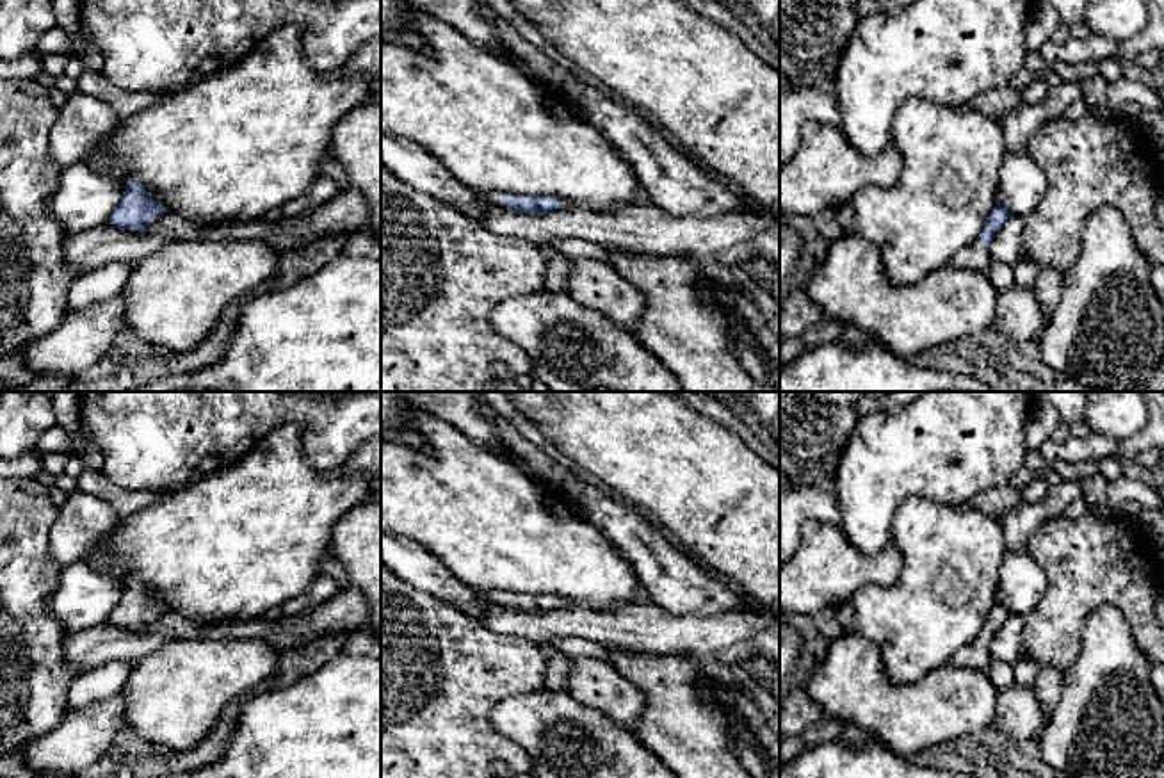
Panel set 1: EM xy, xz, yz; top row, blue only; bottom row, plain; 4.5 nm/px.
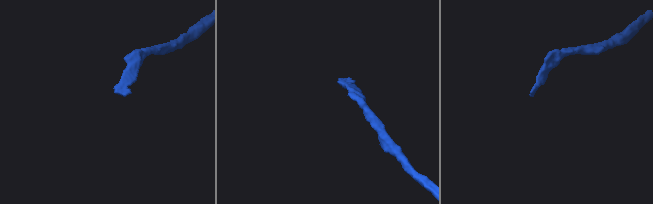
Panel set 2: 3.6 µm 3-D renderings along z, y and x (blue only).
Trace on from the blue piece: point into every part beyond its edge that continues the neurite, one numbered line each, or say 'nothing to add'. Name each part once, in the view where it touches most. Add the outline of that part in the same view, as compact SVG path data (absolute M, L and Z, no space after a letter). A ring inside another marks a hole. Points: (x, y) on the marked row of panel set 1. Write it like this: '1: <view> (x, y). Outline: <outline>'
1: yz (974, 257). Outline: M974 240L966 247L959 249L952 256L949 265L958 269L988 272L993 263L990 260L988 247L982 246L979 240Z

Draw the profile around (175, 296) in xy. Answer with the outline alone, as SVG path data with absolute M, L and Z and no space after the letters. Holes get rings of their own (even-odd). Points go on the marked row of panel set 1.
M206 239L173 240L133 263L121 294L126 303L126 328L151 349L187 353L206 338L222 312L242 294L272 280L279 263L274 246L263 240L212 242Z

